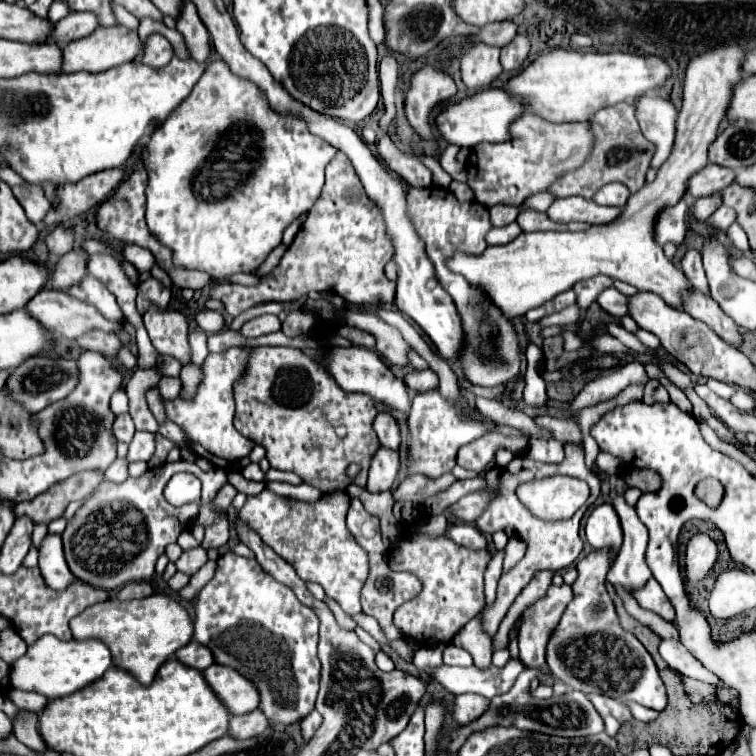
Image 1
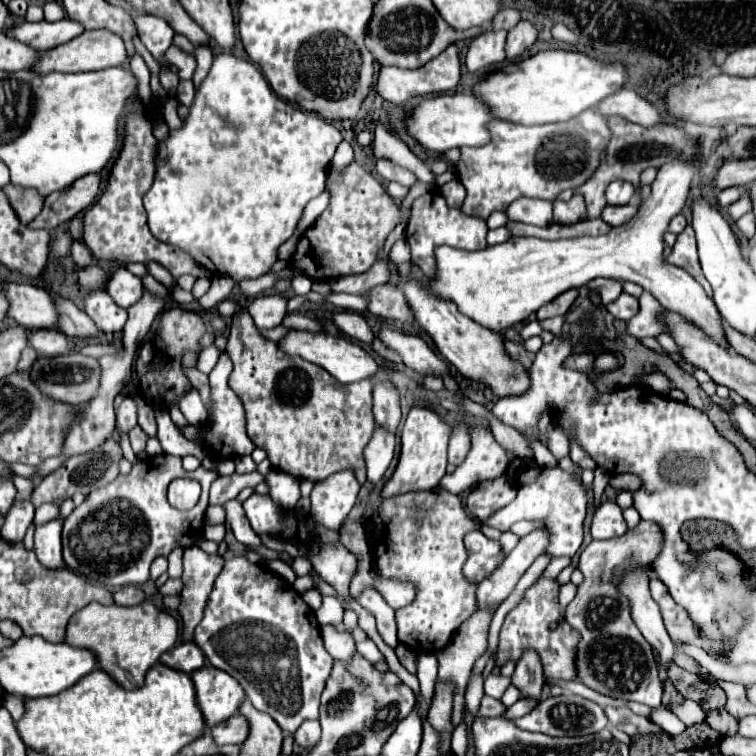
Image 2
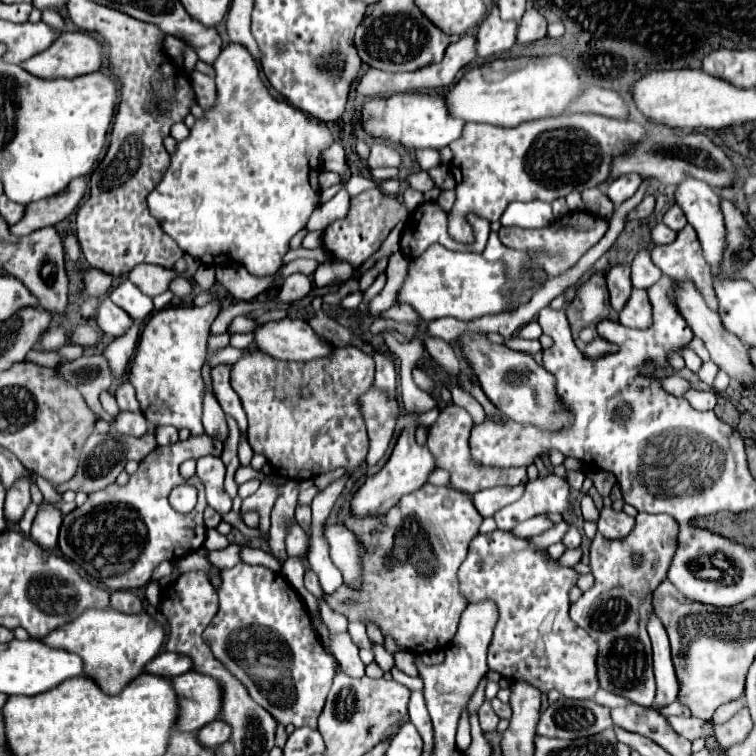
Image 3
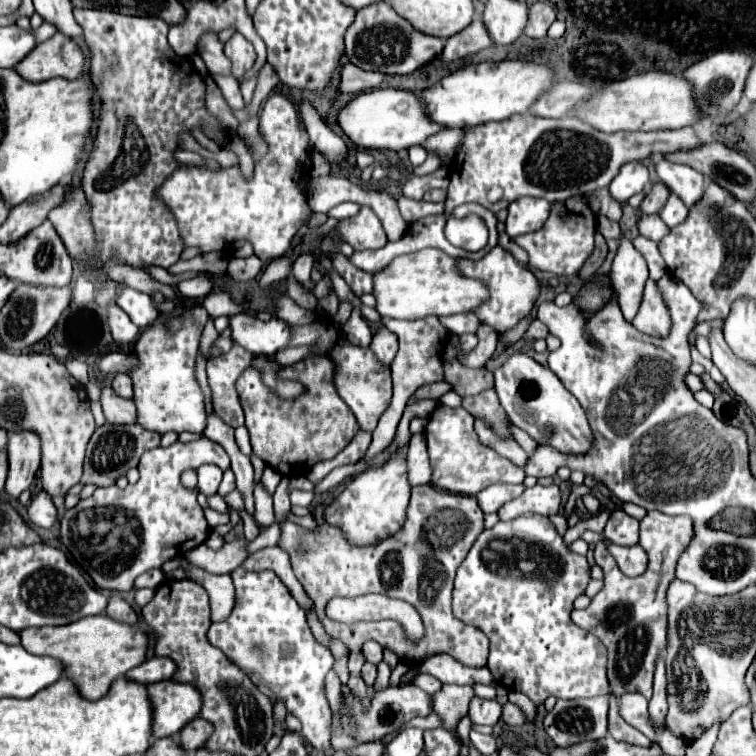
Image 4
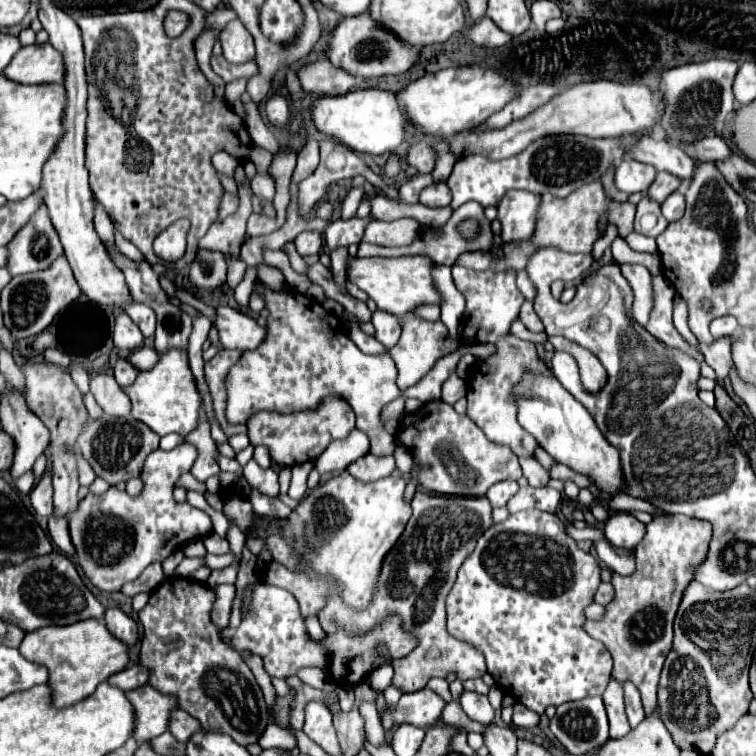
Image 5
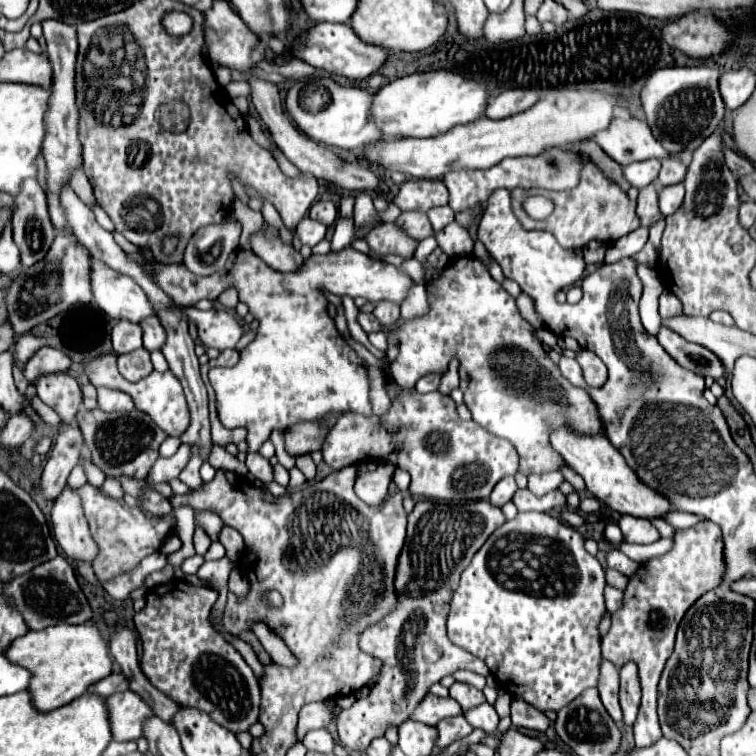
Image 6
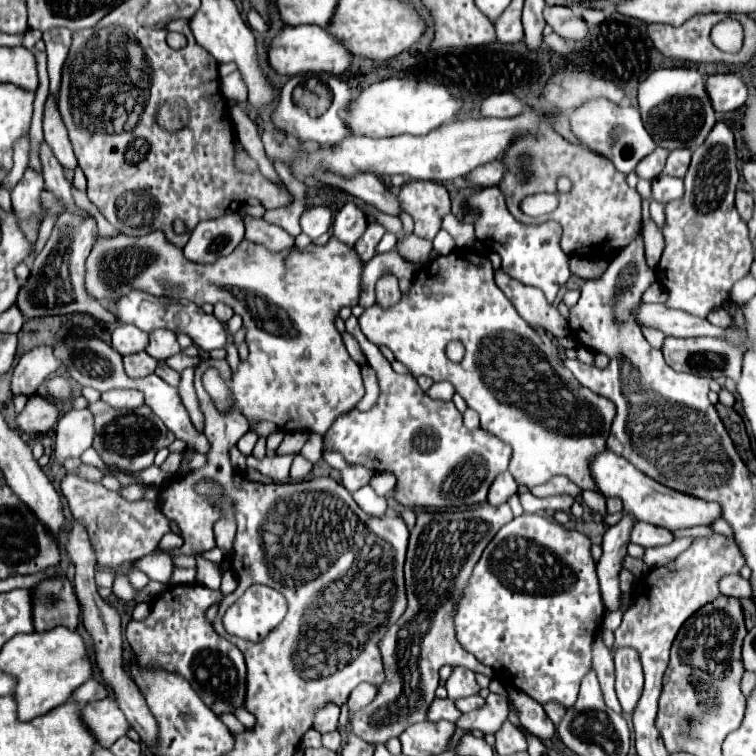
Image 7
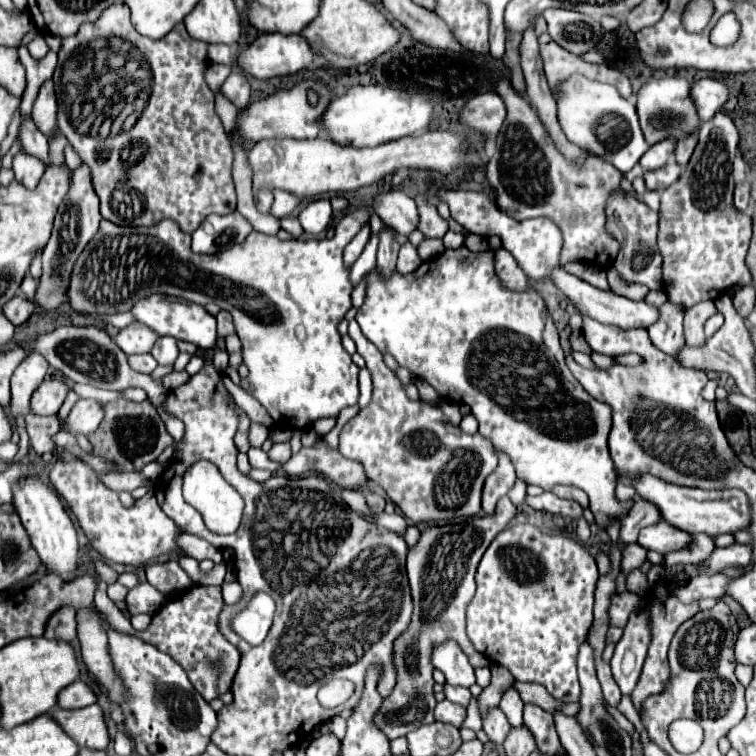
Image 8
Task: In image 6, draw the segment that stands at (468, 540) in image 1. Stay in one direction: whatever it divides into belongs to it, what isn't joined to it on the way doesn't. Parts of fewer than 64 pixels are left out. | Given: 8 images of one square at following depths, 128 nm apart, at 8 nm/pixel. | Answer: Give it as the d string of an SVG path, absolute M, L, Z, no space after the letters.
M518 512L516 518L506 520L498 530L494 530L494 534L490 534L490 538L484 542L484 546L474 554L470 566L462 572L458 590L452 594L450 600L450 614L448 614L448 638L462 646L464 650L472 652L474 656L478 656L480 660L486 662L486 666L490 668L494 680L498 686L508 688L506 692L512 694L514 698L522 698L524 702L532 704L534 708L546 712L546 710L560 710L562 706L570 704L574 698L578 698L578 694L582 694L588 688L596 688L598 686L598 676L600 676L600 664L602 664L602 654L600 654L600 634L598 634L598 622L602 612L606 610L604 606L604 568L600 566L600 562L590 556L584 550L584 536L562 524L558 518L544 514L544 512Z

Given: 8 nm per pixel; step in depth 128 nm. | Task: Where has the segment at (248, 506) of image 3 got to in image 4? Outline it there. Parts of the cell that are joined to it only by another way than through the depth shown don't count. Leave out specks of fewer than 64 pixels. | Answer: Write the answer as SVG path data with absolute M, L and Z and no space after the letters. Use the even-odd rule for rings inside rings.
M266 466L264 474L262 474L262 486L266 488L266 492L268 492L270 496L274 496L274 492L276 492L280 480L282 480L282 476L280 476L276 470L272 470L270 466ZM237 539L234 540L234 544L226 542L220 550L212 550L210 546L200 544L198 548L190 550L186 558L194 566L200 566L212 574L230 574L232 570L242 566L242 562L250 556L248 554L249 543L246 539Z

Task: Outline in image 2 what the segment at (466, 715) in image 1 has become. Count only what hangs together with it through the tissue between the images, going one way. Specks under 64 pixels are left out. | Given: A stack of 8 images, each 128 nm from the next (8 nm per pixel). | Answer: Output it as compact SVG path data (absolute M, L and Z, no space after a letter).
M484 696L484 698L482 698L482 704L480 704L480 708L478 708L476 718L494 718L494 716L504 716L504 710L506 710L506 706L504 706L502 702L498 702L496 698Z

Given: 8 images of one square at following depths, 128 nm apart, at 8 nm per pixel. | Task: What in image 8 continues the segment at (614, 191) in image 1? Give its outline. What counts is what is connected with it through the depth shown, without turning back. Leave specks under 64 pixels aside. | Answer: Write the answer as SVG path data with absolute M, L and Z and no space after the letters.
M658 142L654 144L642 158L640 158L640 166L644 170L658 170L662 166L666 166L666 162L670 160L670 154L674 152L676 142Z

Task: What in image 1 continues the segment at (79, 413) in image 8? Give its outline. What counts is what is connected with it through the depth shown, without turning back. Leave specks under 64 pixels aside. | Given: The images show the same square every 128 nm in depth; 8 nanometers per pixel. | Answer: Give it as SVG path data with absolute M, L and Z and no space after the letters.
M48 534L40 546L40 572L46 584L58 592L66 590L76 580L64 560L62 540L58 534Z

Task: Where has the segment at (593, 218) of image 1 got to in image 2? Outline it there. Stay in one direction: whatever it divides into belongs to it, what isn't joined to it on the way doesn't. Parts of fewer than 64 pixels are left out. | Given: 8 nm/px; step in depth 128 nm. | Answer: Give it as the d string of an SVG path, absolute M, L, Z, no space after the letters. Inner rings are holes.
M574 194L568 202L560 202L560 200L554 202L554 222L572 224L572 222L586 220L586 218L588 218L586 216L586 204L584 204L580 194ZM636 202L624 206L604 206L600 218L610 226L620 226L622 222L628 222L634 216L634 210L636 210Z

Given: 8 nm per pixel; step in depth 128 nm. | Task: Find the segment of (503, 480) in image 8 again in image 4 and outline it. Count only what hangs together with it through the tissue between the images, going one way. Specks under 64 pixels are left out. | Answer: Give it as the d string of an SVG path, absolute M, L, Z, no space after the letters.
M494 484L494 486L488 486L486 490L478 492L478 504L482 508L484 514L492 514L492 512L498 512L500 506L504 506L506 502L518 498L518 494L524 492L524 484Z

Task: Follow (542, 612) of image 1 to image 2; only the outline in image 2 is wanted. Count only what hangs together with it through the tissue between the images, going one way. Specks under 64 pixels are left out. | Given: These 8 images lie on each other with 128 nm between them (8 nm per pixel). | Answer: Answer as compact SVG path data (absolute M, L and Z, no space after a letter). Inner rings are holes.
M568 582L568 584L564 584L564 586L560 586L560 608L564 610L570 602L572 602L572 598L576 596L576 586L572 584L572 582ZM524 650L512 674L512 684L522 692L522 696L540 698L544 678L542 678L542 662L536 650Z

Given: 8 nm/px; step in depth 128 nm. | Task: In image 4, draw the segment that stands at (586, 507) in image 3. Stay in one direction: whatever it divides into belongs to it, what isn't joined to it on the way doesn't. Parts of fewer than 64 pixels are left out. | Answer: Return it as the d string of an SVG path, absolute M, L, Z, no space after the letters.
M648 512L640 520L640 545L648 552L648 570L638 576L630 578L626 576L614 556L608 552L606 542L598 542L594 548L594 560L604 570L604 586L602 590L592 598L590 606L584 610L572 610L572 620L580 628L592 632L600 638L600 642L608 648L608 682L610 682L610 694L616 698L626 692L640 692L644 698L652 698L652 676L654 676L654 662L658 656L658 650L666 646L666 586L674 578L676 562L682 554L682 550L690 544L692 538L692 520L688 516L668 516L662 512Z

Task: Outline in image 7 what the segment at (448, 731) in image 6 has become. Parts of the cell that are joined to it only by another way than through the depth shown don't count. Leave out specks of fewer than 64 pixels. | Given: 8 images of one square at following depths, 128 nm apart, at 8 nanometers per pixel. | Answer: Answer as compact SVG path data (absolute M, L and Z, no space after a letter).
M490 692L490 696L486 698L486 706L462 714L454 724L456 728L462 730L480 730L484 734L494 734L508 720L508 714L510 714L508 700L500 694Z

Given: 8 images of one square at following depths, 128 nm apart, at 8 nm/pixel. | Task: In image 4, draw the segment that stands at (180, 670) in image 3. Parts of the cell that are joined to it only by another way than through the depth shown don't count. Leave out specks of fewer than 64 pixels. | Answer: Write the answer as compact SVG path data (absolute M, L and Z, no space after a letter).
M154 656L154 658L148 658L142 666L136 666L134 670L130 670L130 674L126 674L126 676L134 678L138 682L152 684L152 682L160 682L160 680L170 680L170 676L174 676L174 672L176 672L174 660Z

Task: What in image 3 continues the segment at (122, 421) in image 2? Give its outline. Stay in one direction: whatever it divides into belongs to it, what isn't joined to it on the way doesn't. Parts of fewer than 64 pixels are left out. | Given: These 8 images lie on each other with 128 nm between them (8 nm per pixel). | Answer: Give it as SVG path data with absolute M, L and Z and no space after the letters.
M128 380L118 384L118 388L114 390L114 396L116 396L116 400L118 400L120 410L124 410L124 412L138 412L138 410L140 410L140 404L138 404L138 400L136 400L136 392L134 392L134 388L128 384Z

